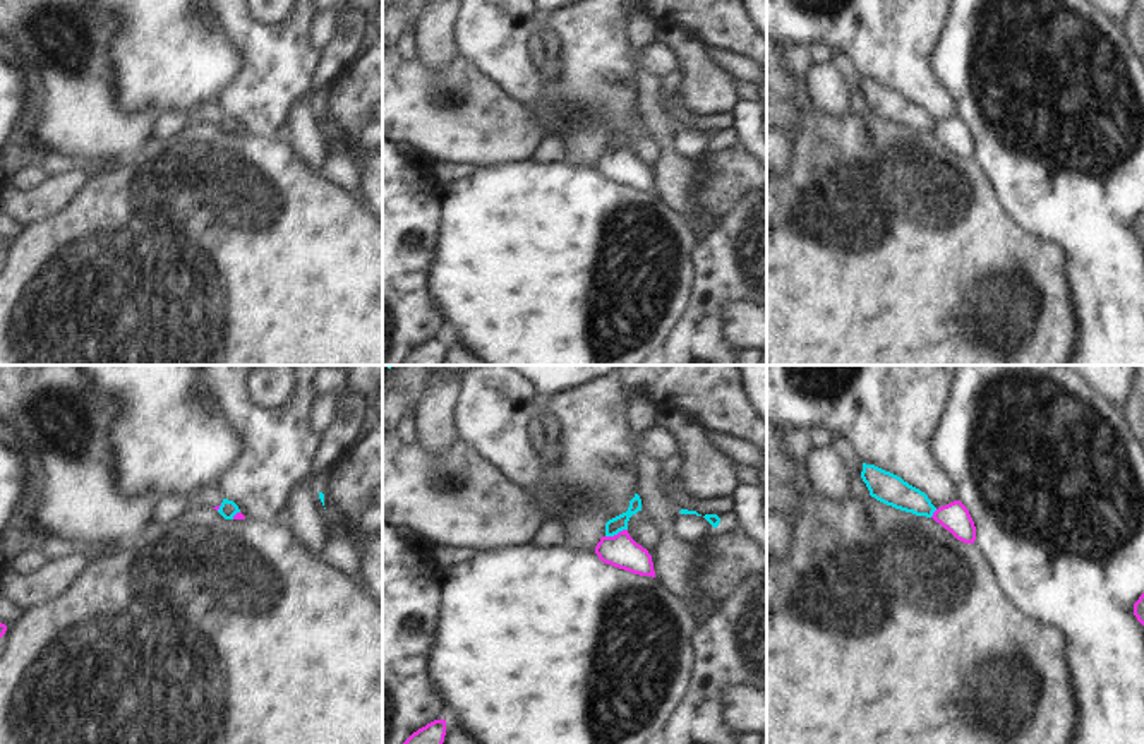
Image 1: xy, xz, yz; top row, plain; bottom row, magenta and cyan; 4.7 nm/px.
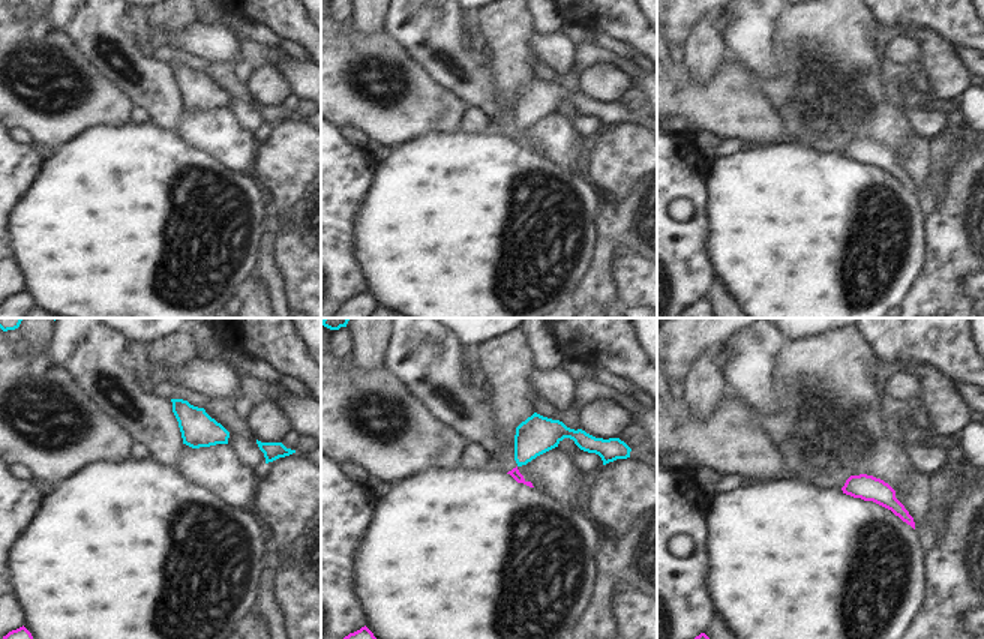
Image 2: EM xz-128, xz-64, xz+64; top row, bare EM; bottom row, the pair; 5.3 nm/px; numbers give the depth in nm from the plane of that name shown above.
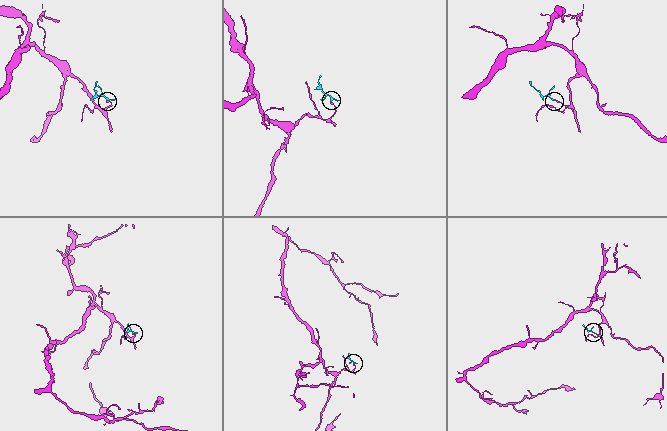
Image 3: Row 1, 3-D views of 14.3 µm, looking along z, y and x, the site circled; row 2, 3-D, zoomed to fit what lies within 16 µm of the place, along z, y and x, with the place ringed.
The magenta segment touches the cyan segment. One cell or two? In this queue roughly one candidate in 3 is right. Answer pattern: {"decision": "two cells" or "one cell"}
{"decision": "two cells"}

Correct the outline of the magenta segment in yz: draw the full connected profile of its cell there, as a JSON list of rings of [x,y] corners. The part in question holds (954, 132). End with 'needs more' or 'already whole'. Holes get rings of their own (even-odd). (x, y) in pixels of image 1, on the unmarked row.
[[[960,117],[938,123],[931,134],[948,146],[957,156],[974,159],[976,142],[967,123]]] | already whole

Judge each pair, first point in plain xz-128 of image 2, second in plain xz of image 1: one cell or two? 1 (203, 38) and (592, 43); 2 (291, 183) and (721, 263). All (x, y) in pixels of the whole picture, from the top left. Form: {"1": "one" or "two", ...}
{"1": "two", "2": "two"}

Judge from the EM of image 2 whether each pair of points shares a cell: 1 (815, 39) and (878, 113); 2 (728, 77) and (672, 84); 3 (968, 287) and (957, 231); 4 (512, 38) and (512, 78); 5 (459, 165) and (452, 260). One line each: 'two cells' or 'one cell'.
1: one cell
2: one cell
3: two cells
4: one cell
5: one cell

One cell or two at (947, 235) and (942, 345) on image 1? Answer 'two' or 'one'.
one

